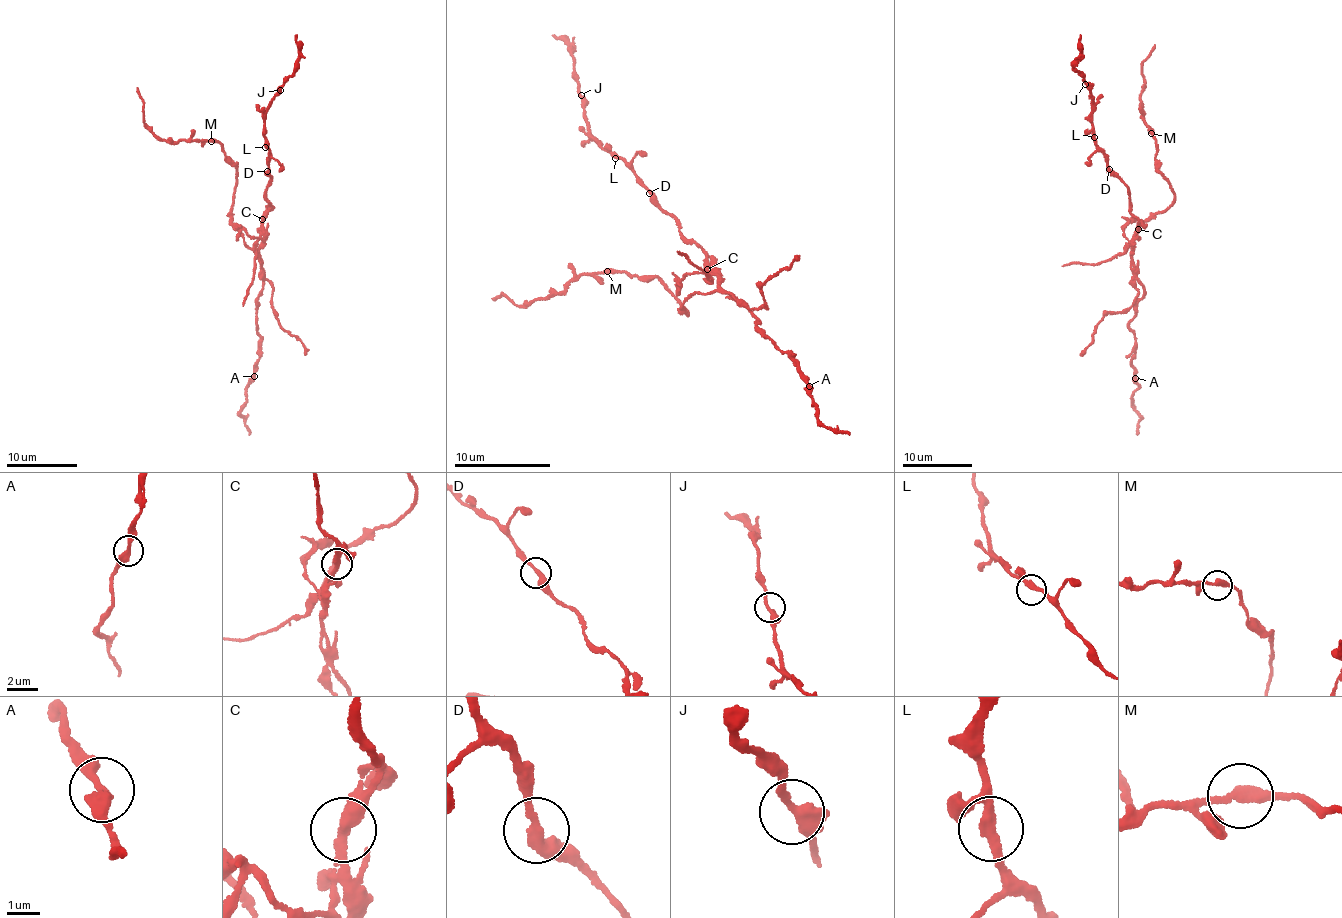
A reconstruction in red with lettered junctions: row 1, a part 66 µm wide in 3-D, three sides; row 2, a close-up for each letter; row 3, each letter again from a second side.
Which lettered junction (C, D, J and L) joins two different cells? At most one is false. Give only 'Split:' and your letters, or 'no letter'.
Split: C

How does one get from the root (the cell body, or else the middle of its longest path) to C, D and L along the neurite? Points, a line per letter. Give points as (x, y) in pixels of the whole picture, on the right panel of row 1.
C: (1132, 243), (1137, 230)
D: (1132, 243), (1139, 224), (1138, 217), (1130, 211), (1129, 189), (1109, 169)
L: (1132, 243), (1139, 224), (1138, 217), (1130, 211), (1129, 189), (1109, 172), (1107, 155), (1094, 137)

